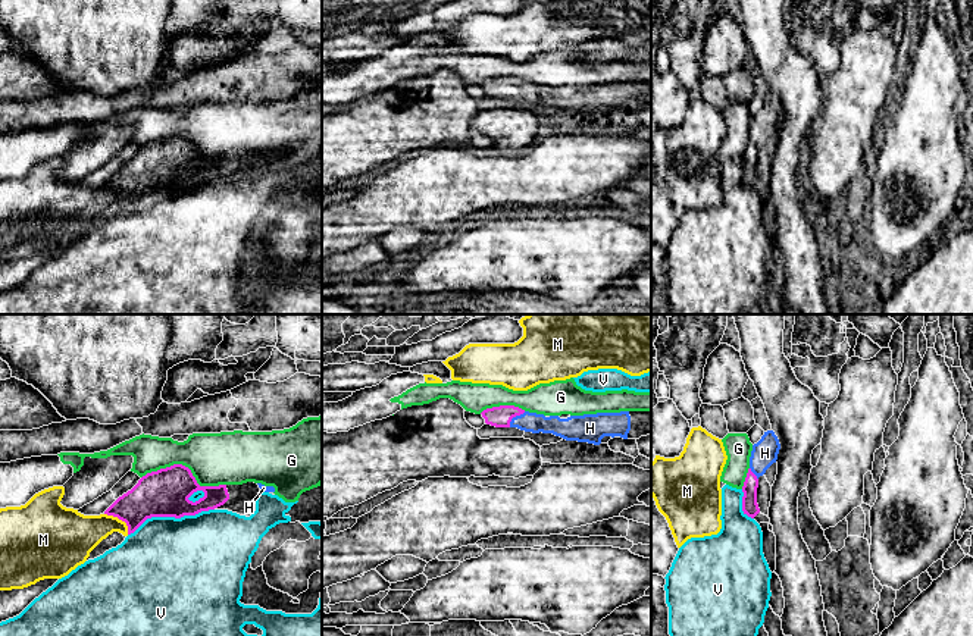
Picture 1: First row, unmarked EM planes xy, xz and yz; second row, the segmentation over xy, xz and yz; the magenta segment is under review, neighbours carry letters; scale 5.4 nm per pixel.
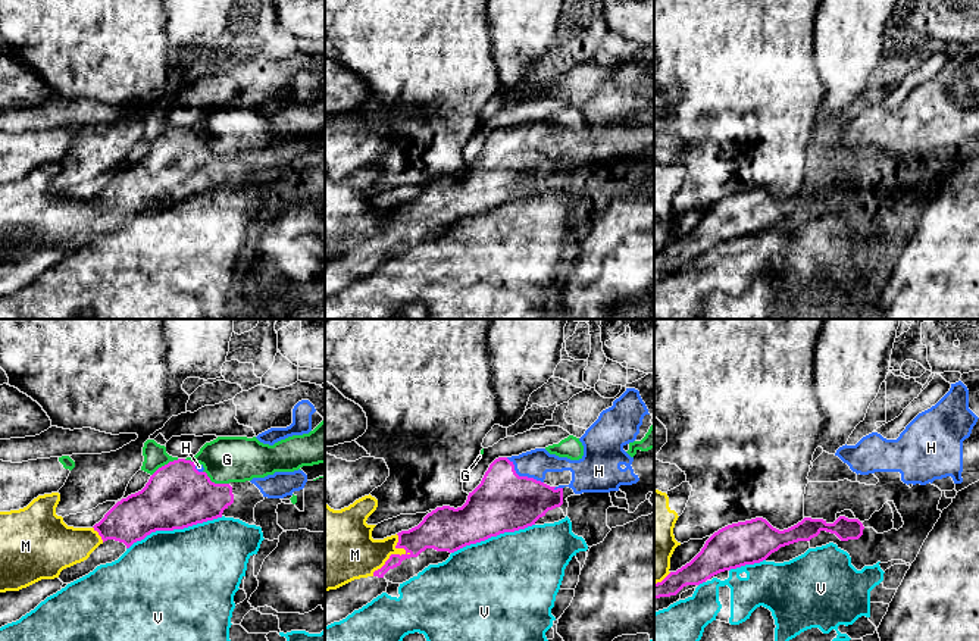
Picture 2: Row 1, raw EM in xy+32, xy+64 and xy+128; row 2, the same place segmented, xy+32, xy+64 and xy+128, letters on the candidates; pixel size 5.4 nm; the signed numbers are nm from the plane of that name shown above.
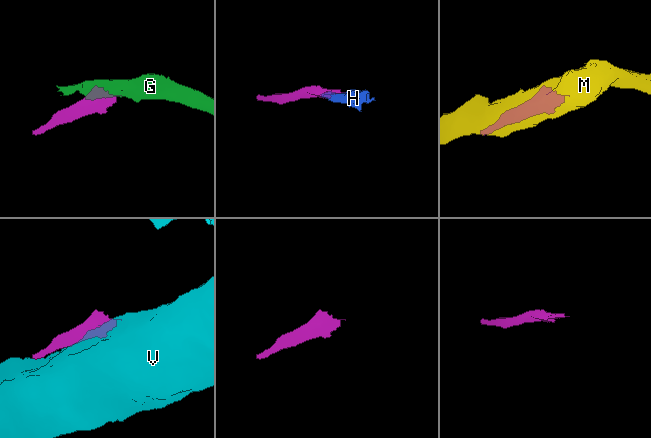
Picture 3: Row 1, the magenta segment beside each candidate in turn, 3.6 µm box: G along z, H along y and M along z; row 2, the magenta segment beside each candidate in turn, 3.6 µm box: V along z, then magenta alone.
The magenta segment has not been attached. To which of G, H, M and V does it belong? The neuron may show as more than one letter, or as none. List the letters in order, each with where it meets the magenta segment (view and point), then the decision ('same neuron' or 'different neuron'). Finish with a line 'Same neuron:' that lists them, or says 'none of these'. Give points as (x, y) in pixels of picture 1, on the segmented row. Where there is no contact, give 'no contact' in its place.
G: contact xy (184, 466); different neuron
H: contact xz (515, 416); same neuron
M: contact xy (121, 519); different neuron
V: contact xy (171, 516); different neuron
Same neuron: H

